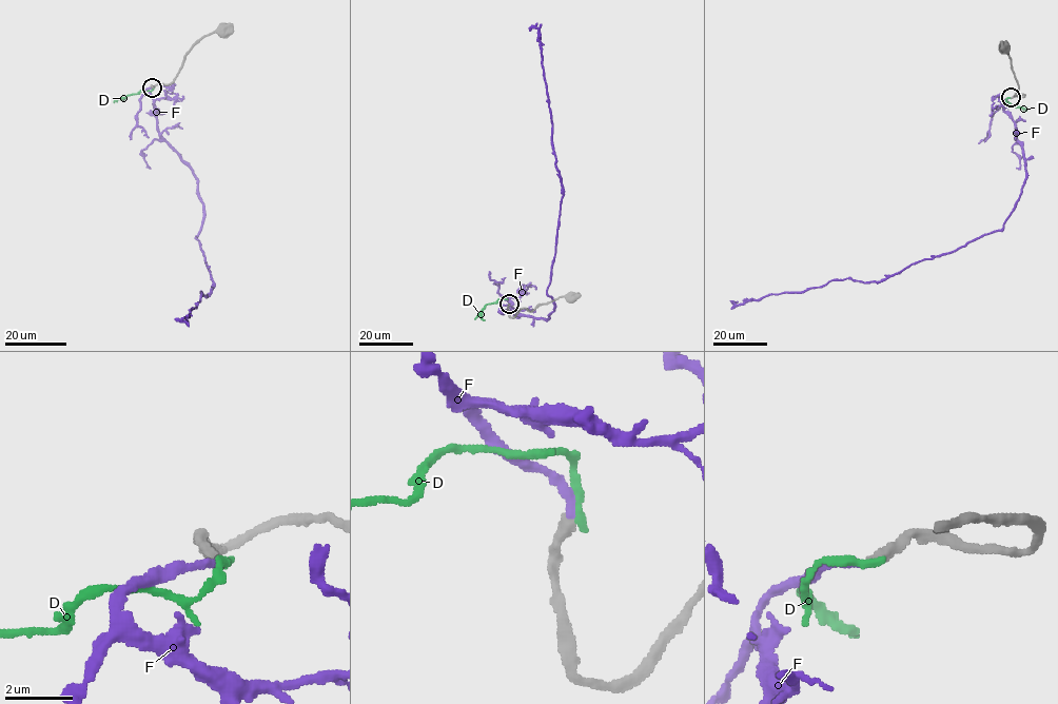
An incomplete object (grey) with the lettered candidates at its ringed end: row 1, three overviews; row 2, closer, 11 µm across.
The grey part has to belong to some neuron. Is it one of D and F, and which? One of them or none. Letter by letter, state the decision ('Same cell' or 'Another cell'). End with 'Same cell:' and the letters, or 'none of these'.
D: Another cell
F: Same cell
Same cell: F

